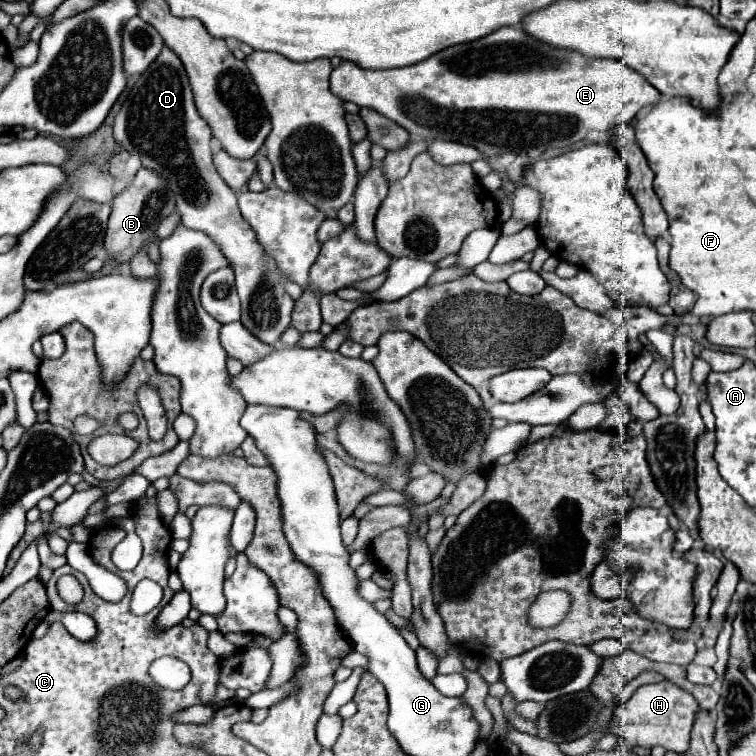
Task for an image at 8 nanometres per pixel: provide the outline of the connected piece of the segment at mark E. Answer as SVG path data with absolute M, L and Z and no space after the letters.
M500 28L476 42L452 46L436 52L432 58L416 66L392 70L362 70L352 62L342 62L330 76L332 94L358 106L374 108L386 118L394 120L410 132L412 138L422 140L454 140L478 148L486 156L500 156L504 152L524 154L530 148L566 148L584 140L588 132L608 132L620 124L630 122L640 108L660 100L636 70L614 58L584 58L574 50L550 46L532 38L522 28Z

